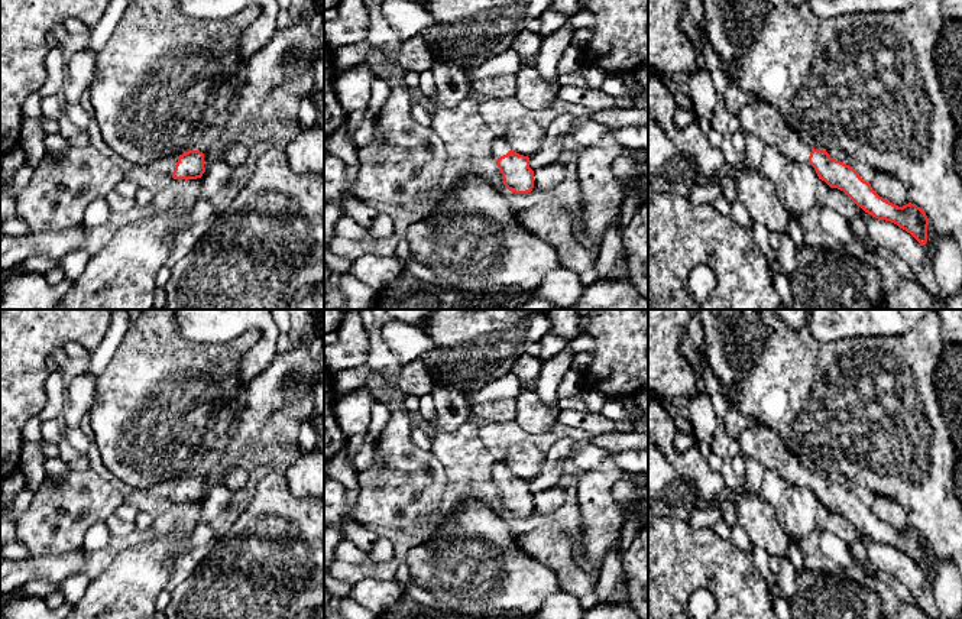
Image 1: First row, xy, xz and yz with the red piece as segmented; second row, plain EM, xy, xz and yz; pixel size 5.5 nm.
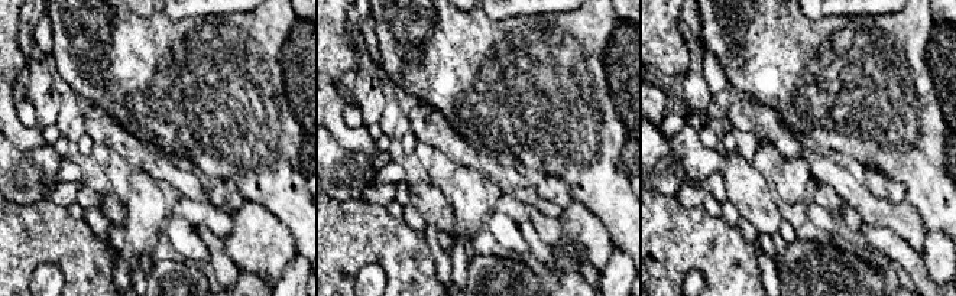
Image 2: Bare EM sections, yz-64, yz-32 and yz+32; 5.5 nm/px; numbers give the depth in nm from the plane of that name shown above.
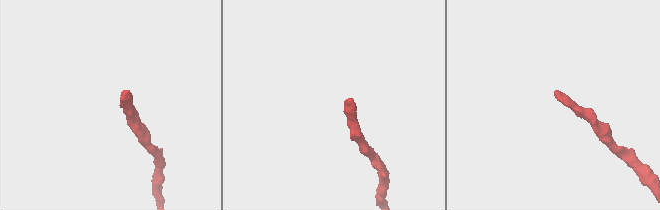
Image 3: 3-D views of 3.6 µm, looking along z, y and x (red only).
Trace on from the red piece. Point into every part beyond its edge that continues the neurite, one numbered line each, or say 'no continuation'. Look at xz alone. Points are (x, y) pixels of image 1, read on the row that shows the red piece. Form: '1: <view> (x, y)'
1: xz (501, 145)

